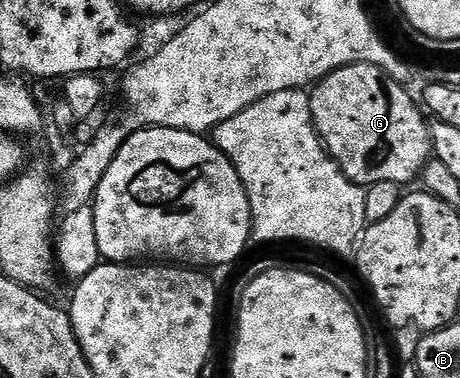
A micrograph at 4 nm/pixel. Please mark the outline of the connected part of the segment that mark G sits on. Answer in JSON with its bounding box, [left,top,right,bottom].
[309,65,433,187]

